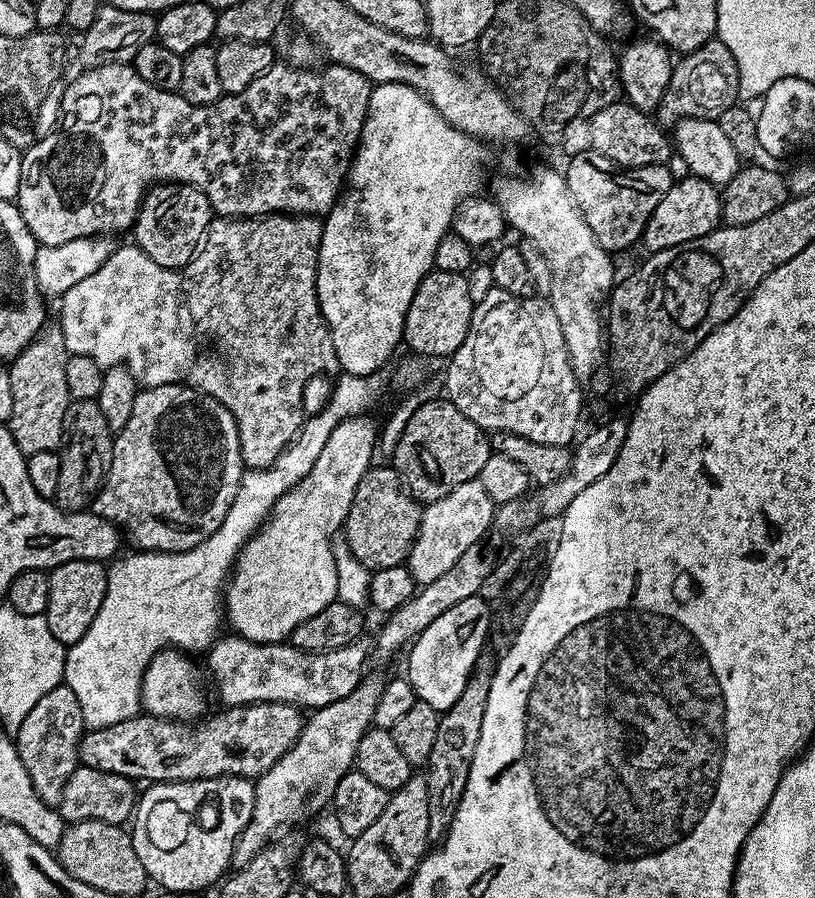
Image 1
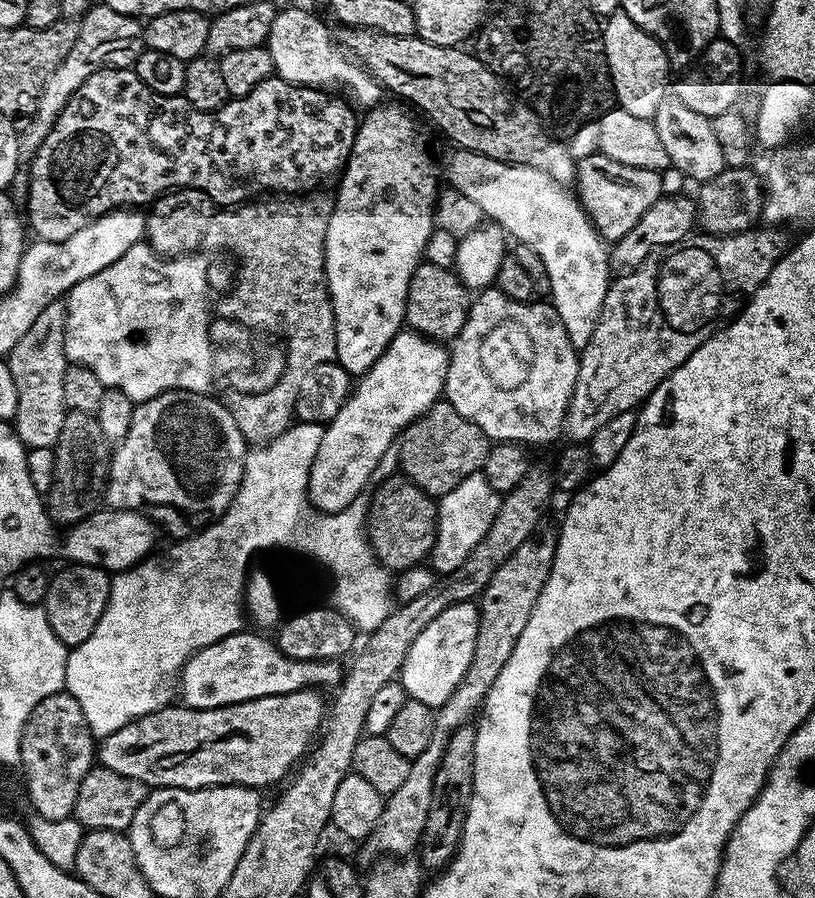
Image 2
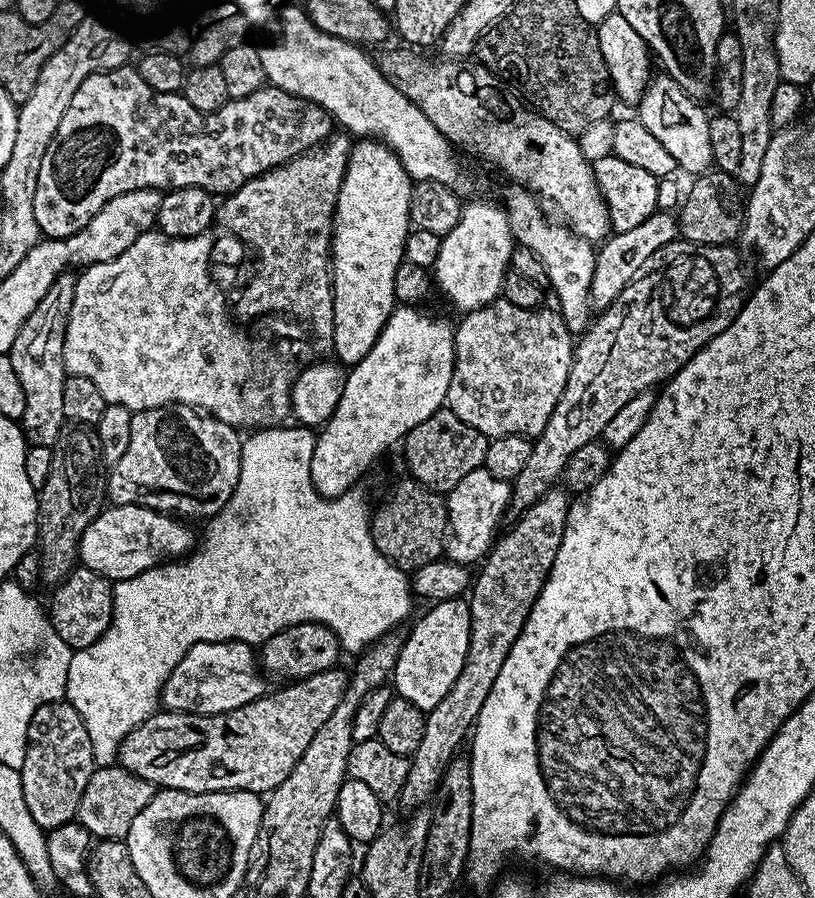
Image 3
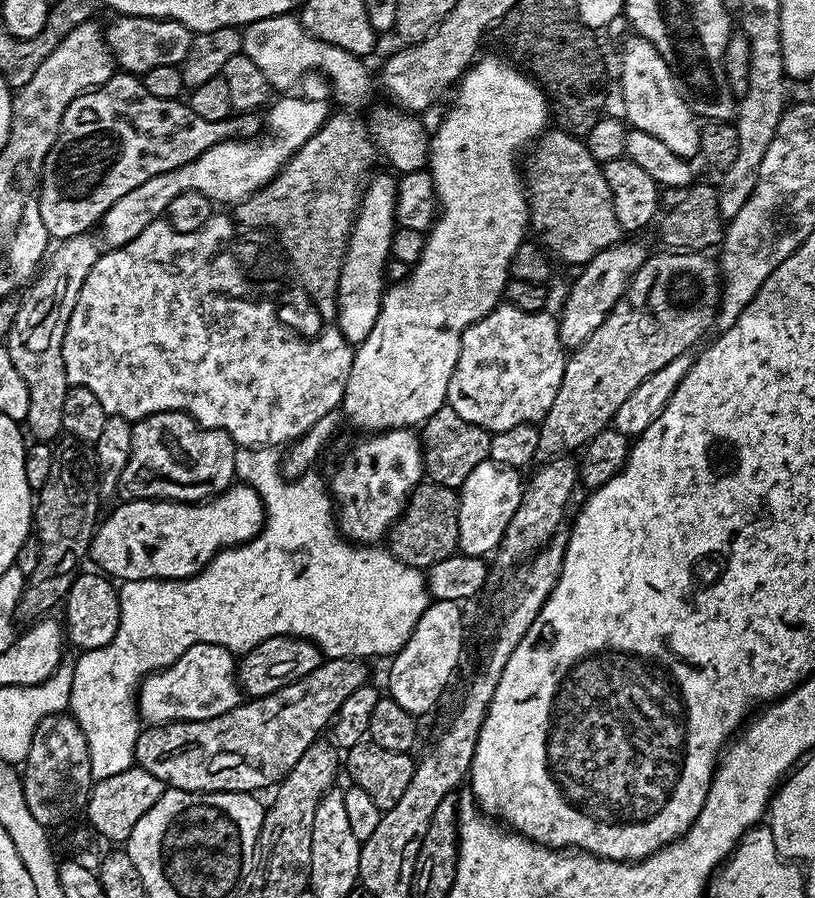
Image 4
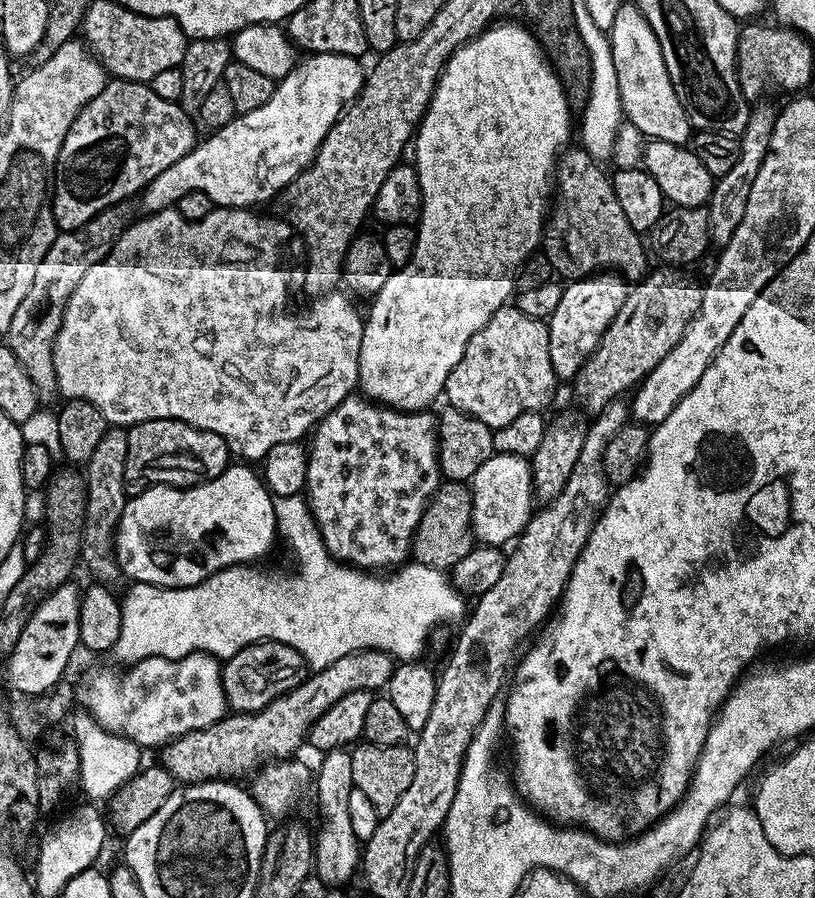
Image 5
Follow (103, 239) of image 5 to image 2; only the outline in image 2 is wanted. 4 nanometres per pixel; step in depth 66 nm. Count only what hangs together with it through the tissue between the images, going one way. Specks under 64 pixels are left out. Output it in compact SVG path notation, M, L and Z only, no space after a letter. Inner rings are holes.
M63 299L55 300L38 318L34 326L22 334L16 345L7 354L10 375L14 378L14 387L18 389L18 410L14 427L16 436L25 449L55 449L58 434L62 434L64 421L64 399L62 398L62 374L70 363L64 353L64 326L66 323L66 304Z

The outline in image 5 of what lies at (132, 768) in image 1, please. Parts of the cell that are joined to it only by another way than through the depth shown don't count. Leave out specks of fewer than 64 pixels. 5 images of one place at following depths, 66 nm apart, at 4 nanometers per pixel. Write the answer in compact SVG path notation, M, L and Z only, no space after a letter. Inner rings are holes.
M377 648L342 654L338 662L330 662L330 666L313 671L298 687L270 702L270 706L262 710L228 714L214 726L177 736L169 744L163 745L159 763L172 775L173 781L184 784L247 777L275 759L286 760L299 753L296 751L300 743L303 745L307 741L312 724L326 710L330 710L338 698L346 698L346 694L355 692L376 694L387 689L393 667L392 653Z

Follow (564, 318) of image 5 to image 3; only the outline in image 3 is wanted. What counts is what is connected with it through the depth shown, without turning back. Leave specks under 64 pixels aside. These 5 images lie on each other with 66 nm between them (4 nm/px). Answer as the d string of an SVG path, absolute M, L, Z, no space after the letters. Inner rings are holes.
M663 210L652 212L650 218L646 218L646 222L642 222L638 226L634 226L634 230L609 235L599 245L596 254L594 278L590 282L590 300L593 309L608 308L610 302L614 302L614 298L636 277L642 262L646 262L646 258L650 258L650 254L654 254L654 250L666 246L671 240L677 239L677 236L677 217L673 213L671 216L670 213L663 212Z

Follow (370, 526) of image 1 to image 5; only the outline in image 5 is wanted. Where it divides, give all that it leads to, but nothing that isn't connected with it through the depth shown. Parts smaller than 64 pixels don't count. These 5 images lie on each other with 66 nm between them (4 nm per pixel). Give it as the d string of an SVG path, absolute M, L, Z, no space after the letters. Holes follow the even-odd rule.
M448 482L428 501L426 510L412 536L411 559L431 568L450 570L459 559L466 558L474 547L472 535L472 494L464 482Z

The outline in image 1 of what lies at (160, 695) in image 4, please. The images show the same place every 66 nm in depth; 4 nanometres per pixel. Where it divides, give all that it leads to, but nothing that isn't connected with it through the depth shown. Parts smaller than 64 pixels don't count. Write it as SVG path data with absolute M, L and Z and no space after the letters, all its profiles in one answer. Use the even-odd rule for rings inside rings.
M235 634L226 636L217 639L206 652L208 672L212 675L213 682L216 683L216 692L220 695L221 705L224 706L278 702L279 704L294 704L304 710L325 708L354 694L354 690L360 685L360 681L365 675L364 663L367 665L370 660L370 648L367 643L364 645L364 642L342 646L338 650L329 652L303 652L291 642L259 644L244 640Z

